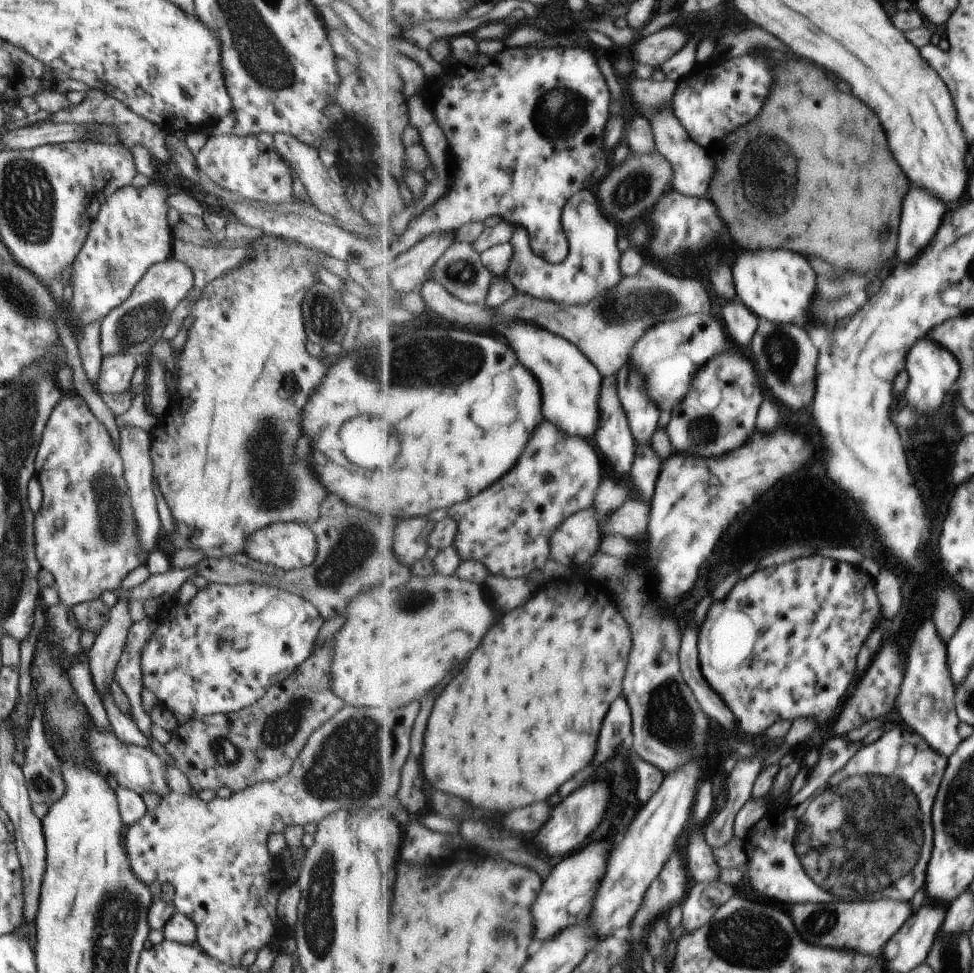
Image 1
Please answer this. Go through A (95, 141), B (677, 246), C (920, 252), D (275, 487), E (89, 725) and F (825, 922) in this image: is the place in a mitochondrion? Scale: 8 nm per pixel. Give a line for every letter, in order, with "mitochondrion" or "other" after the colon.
A: other
B: other
C: other
D: mitochondrion
E: other
F: mitochondrion

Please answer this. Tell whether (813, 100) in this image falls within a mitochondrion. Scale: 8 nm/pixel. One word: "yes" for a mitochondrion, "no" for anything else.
no

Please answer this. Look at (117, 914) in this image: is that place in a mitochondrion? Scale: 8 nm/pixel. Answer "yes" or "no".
yes

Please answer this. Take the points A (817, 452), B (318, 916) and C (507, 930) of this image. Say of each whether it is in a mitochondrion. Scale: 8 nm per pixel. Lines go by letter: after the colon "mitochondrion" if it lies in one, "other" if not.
A: other
B: mitochondrion
C: mitochondrion

